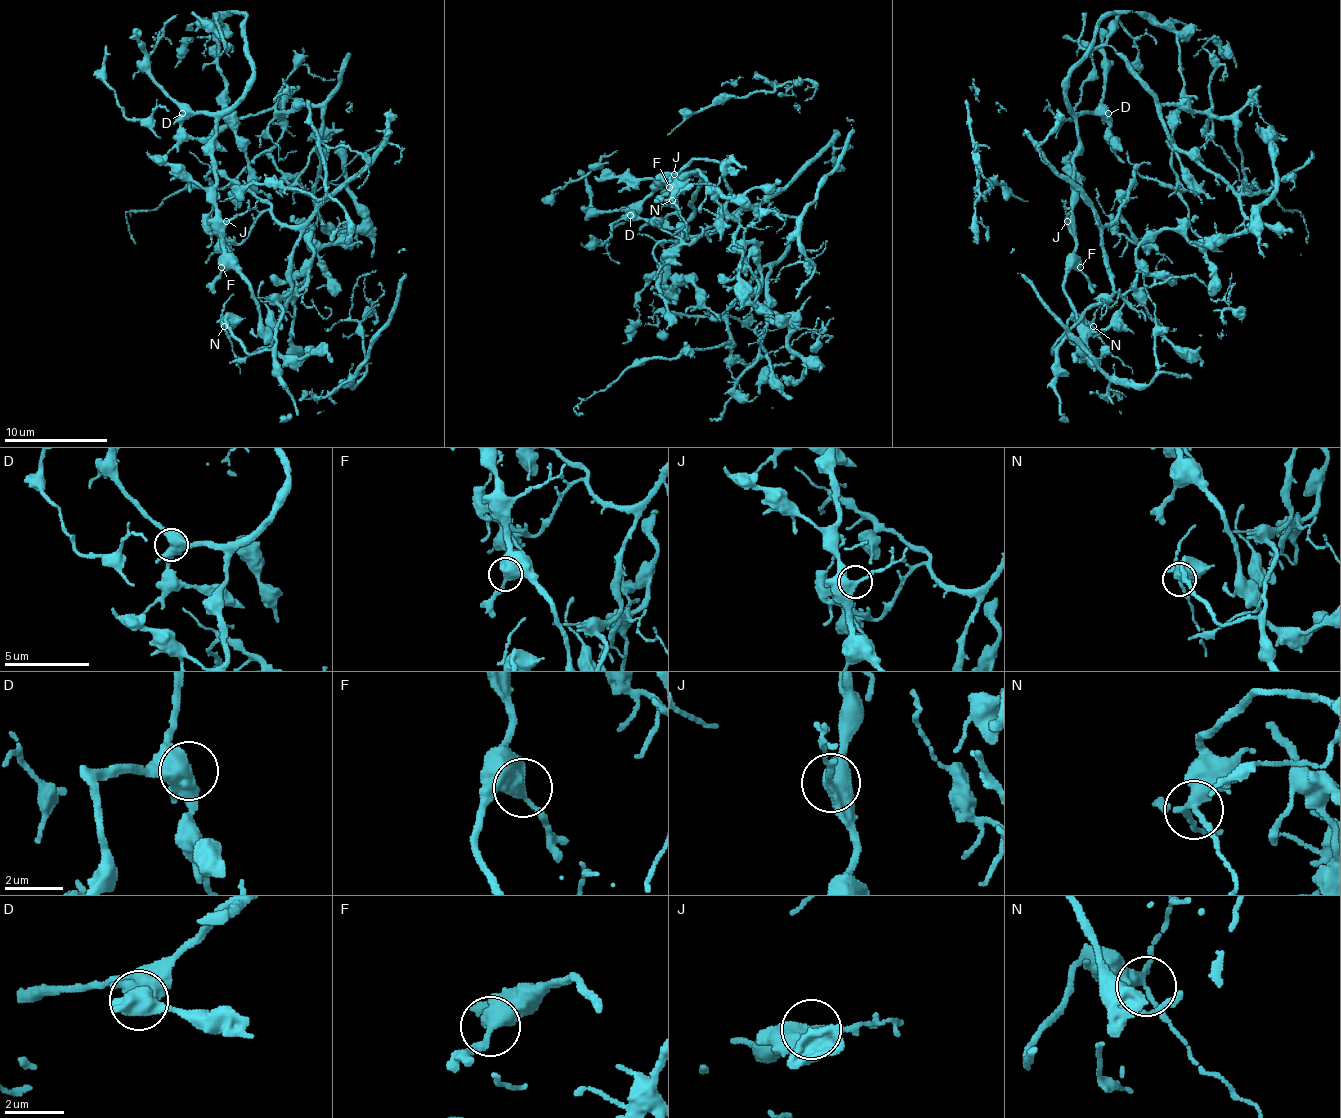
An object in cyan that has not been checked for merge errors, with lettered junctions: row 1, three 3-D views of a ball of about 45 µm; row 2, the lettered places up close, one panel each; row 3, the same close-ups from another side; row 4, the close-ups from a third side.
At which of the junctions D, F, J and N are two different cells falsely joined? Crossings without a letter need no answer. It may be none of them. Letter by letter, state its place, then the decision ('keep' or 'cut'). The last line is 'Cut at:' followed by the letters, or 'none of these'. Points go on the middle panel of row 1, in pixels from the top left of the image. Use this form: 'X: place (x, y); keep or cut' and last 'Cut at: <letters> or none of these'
D: place (630, 215); keep
F: place (669, 187); keep
J: place (674, 174); keep
N: place (672, 200); keep
Cut at: none of these

